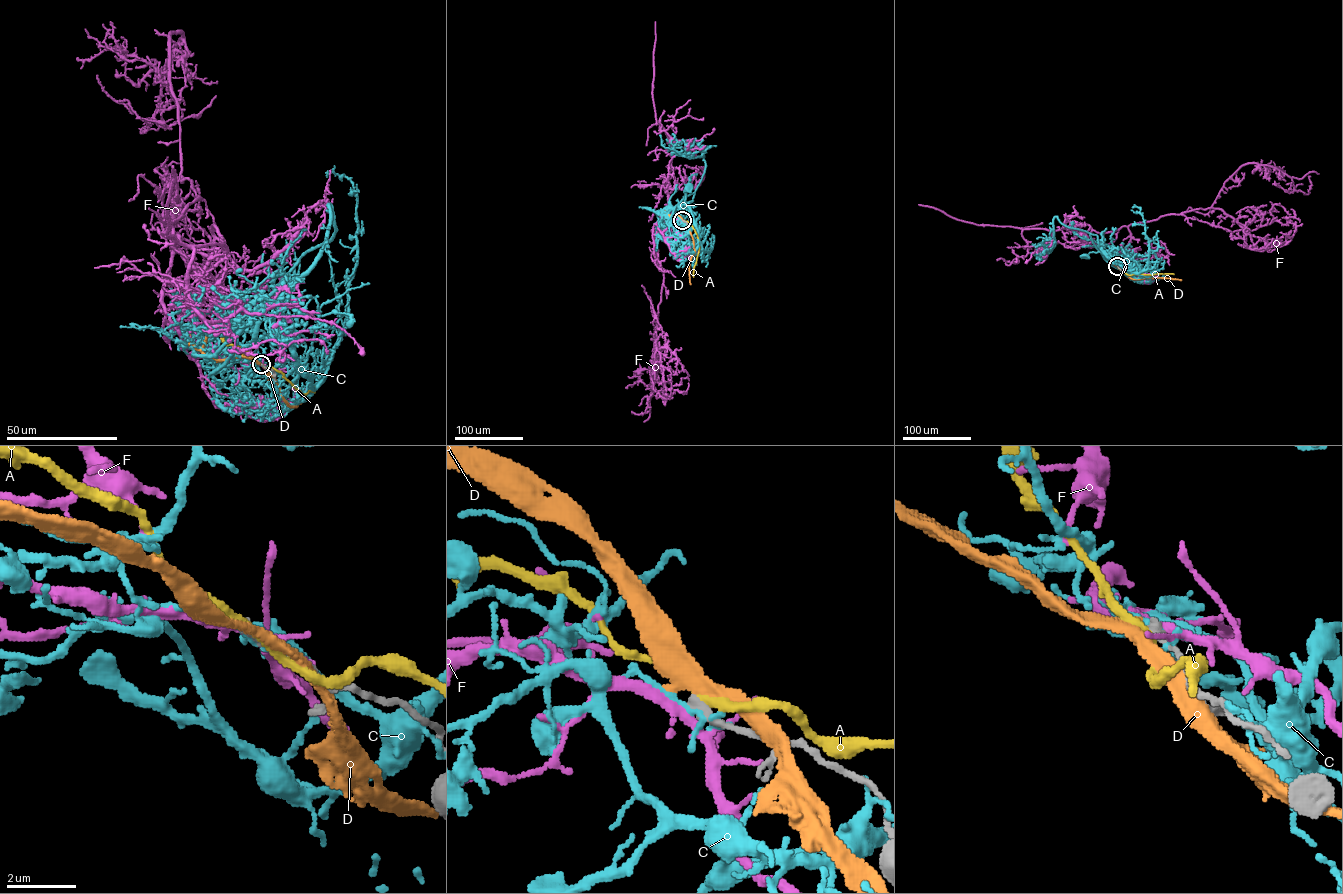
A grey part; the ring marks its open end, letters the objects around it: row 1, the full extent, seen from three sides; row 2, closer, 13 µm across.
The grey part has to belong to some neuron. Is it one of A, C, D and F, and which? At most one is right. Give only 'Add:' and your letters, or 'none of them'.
Add: none of them

